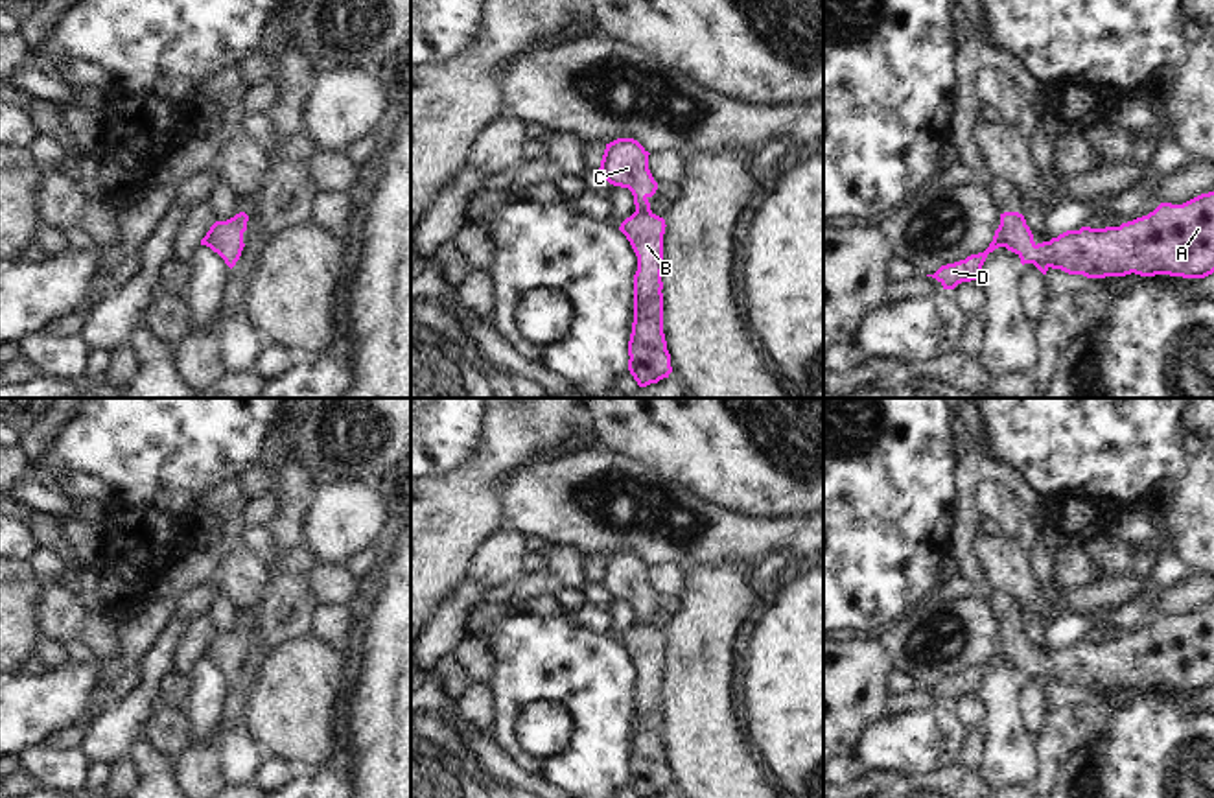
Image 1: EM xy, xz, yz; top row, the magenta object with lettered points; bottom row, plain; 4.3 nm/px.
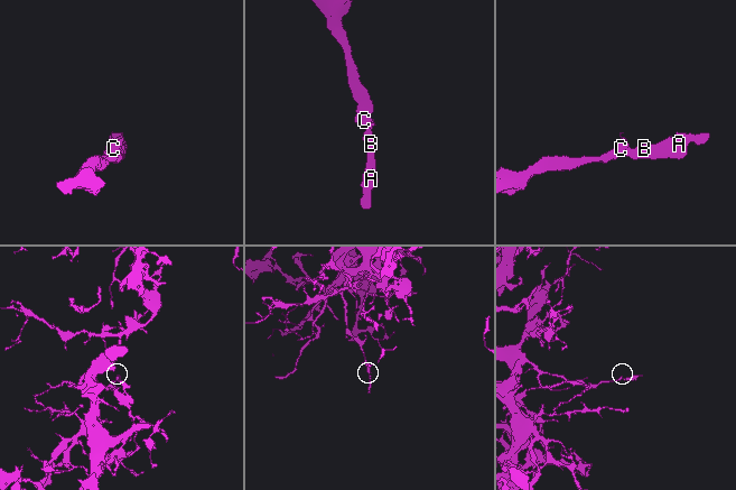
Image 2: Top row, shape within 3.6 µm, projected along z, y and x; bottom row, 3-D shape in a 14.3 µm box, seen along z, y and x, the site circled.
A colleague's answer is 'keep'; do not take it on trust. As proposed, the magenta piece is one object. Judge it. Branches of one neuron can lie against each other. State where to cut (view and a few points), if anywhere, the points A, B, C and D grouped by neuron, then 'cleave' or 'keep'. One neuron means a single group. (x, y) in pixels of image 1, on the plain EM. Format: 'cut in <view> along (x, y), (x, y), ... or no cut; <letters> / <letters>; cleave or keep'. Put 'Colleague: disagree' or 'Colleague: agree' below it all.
no cut; A B C D; keep
Colleague: agree

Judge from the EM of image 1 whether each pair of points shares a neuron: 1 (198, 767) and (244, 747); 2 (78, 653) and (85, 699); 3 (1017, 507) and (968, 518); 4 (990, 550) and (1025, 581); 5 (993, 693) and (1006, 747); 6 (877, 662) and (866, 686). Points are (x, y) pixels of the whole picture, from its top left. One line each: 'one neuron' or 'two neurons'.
1: two neurons
2: two neurons
3: two neurons
4: one neuron
5: one neuron
6: one neuron

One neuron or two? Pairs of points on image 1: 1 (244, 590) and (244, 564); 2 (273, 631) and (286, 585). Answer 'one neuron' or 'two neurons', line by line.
1: one neuron
2: one neuron

